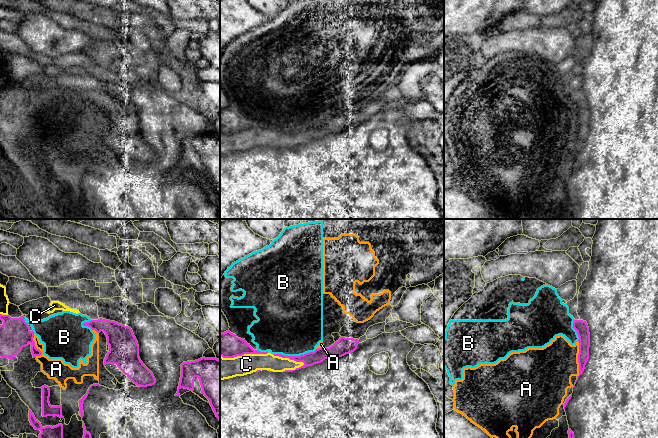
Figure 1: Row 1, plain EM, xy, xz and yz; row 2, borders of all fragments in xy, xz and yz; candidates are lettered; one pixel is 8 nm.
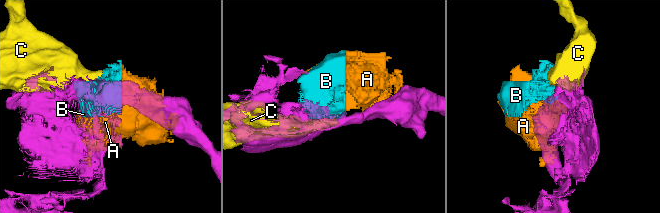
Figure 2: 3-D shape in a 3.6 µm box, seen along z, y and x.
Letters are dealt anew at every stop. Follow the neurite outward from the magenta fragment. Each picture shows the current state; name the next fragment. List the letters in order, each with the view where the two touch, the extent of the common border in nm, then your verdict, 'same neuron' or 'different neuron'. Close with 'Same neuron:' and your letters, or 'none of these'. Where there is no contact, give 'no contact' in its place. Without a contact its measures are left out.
A: yz | 280 nm | different neuron
B: xz | 360 nm | different neuron
C: xz | 280 nm | same neuron
Same neuron: C

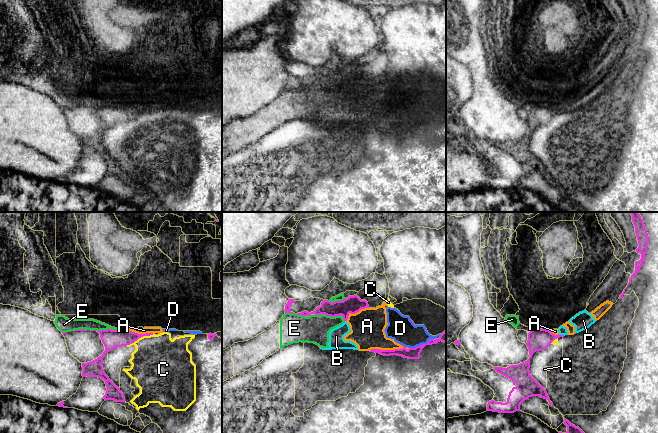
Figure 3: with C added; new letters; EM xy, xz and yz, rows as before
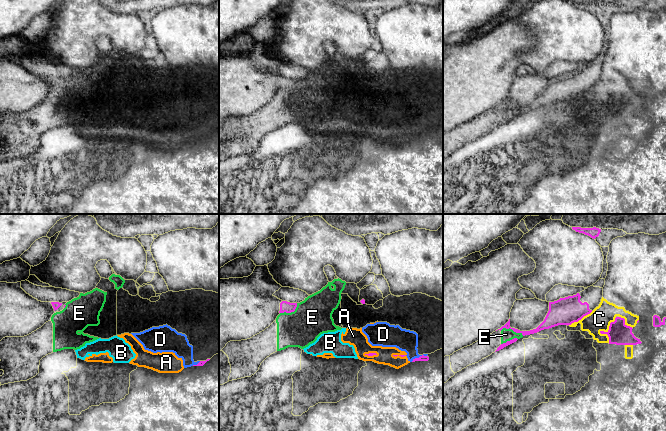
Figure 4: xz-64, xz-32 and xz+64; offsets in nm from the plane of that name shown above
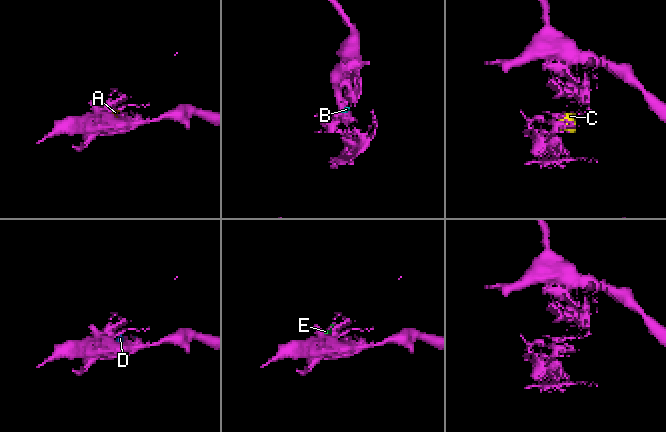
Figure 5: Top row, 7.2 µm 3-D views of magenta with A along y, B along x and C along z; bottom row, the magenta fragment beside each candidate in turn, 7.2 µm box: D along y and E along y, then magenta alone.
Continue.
A: xz | 320 nm | different neuron
B: yz | 60 nm | different neuron
C: xy | 240 nm | different neuron
D: xz | 220 nm | different neuron
E: xz | 240 nm | different neuron
Same neuron: none of these

